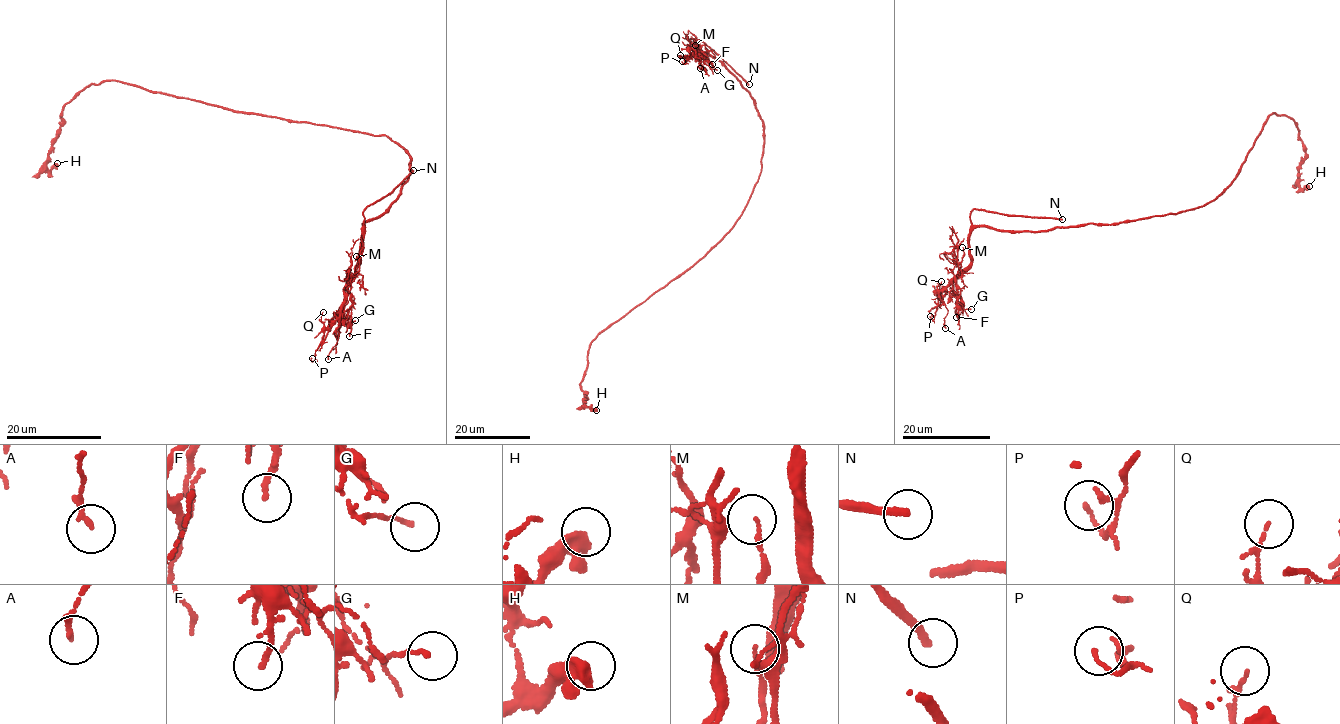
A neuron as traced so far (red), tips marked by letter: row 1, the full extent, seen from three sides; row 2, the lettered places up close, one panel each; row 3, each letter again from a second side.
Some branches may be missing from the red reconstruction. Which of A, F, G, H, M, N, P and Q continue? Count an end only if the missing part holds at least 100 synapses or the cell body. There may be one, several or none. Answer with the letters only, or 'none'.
N

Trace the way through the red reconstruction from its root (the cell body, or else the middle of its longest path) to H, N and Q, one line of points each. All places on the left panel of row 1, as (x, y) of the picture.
H: (357, 131), (232, 112), (109, 79), (91, 83), (64, 106), (46, 168), (51, 171), (57, 163)
N: (357, 131), (385, 135), (412, 159), (412, 171), (398, 199), (364, 225), (366, 207), (413, 170)
Q: (357, 131), (388, 137), (411, 156), (412, 170), (398, 199), (364, 224), (360, 263), (326, 327), (323, 312)

